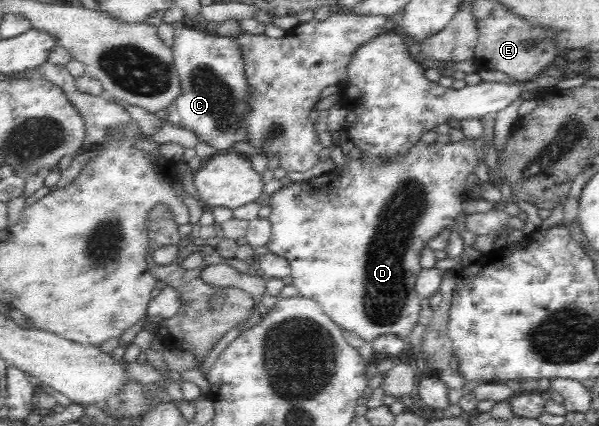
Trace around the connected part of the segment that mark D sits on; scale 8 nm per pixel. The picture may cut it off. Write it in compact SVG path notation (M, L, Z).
M460 141L460 143L434 143L426 145L426 143L418 143L414 145L402 159L392 159L392 161L382 162L381 164L370 164L369 159L364 157L359 161L346 161L346 165L342 168L336 167L333 170L322 174L319 177L310 178L301 182L284 180L283 186L276 190L272 195L269 204L272 206L269 221L271 224L271 235L267 241L267 246L270 252L284 257L290 264L290 275L292 276L292 285L297 289L300 296L314 299L320 304L322 311L337 323L340 327L353 331L360 339L368 343L372 343L378 336L393 333L404 337L408 341L408 335L414 325L418 321L418 312L421 310L420 300L415 290L415 283L420 273L420 251L422 247L434 237L438 235L444 227L451 227L454 224L455 218L463 213L462 210L462 193L466 191L466 177L470 173L474 173L474 167L479 159L485 157L484 141Z

